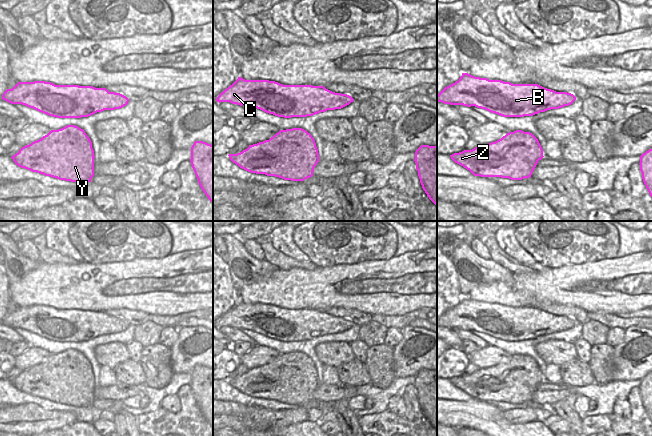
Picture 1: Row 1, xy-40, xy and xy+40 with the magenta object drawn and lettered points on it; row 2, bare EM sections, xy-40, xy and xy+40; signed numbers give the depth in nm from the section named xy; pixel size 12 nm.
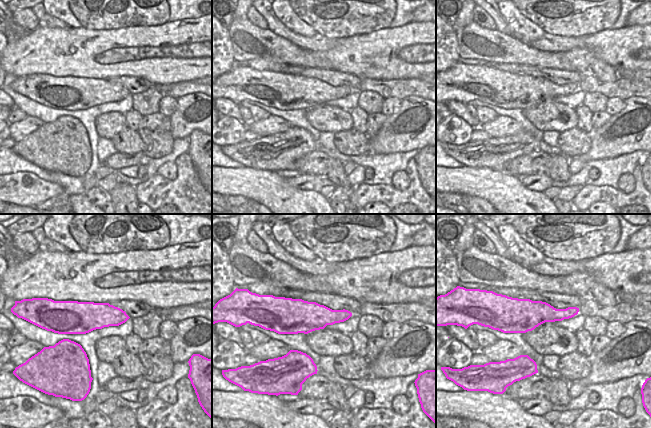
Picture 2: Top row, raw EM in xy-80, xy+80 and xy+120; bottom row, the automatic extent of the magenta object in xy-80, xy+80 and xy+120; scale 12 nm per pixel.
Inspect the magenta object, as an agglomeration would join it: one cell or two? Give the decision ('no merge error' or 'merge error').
no merge error

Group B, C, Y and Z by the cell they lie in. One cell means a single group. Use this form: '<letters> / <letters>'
B C Y Z

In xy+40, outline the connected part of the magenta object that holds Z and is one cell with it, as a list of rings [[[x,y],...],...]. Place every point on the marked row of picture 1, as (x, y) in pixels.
[[[516,130],[495,142],[450,157],[474,176],[522,180],[531,177],[544,156],[538,139],[532,133]]]

